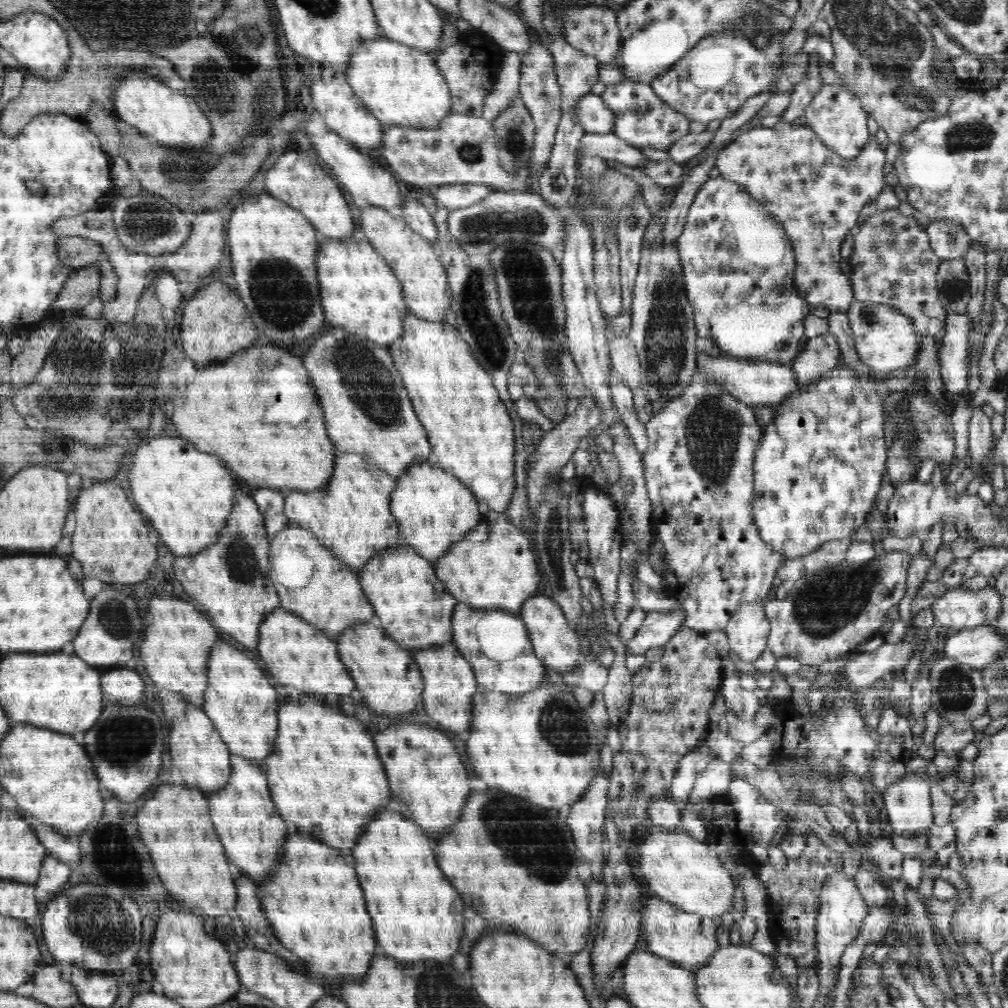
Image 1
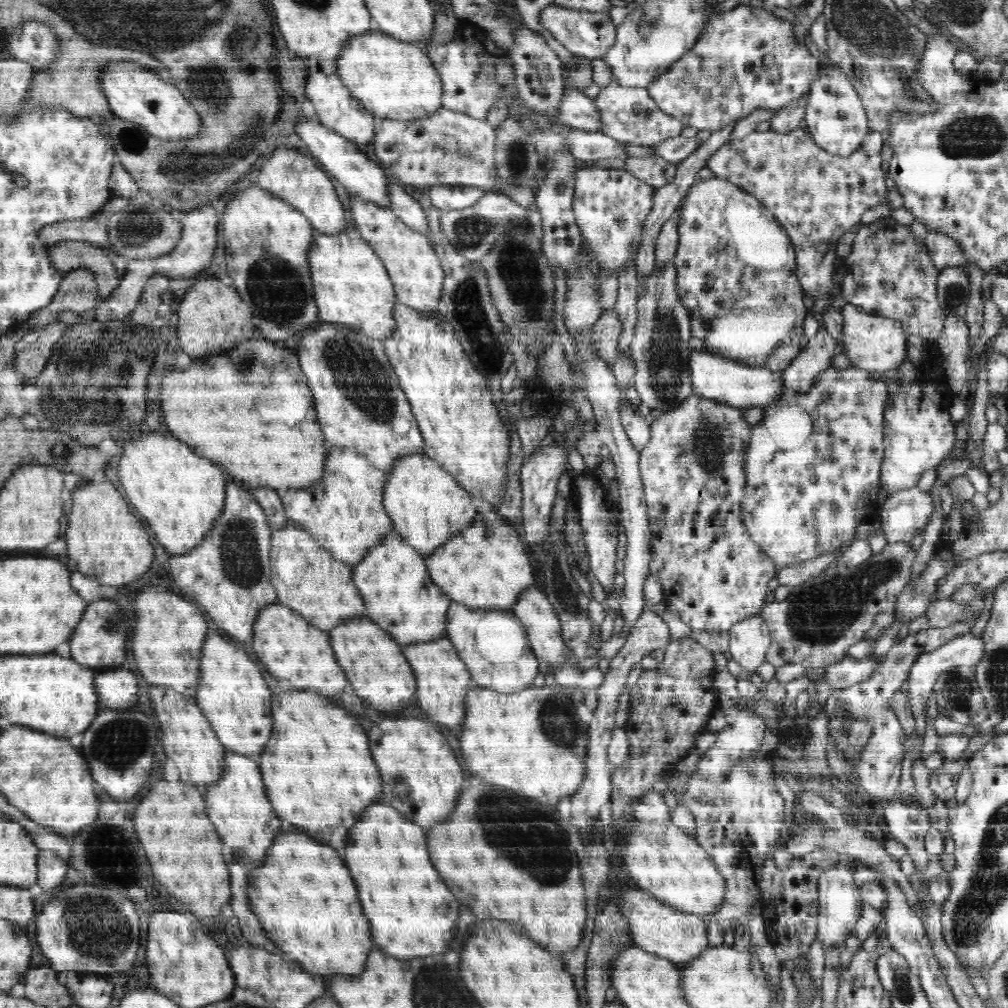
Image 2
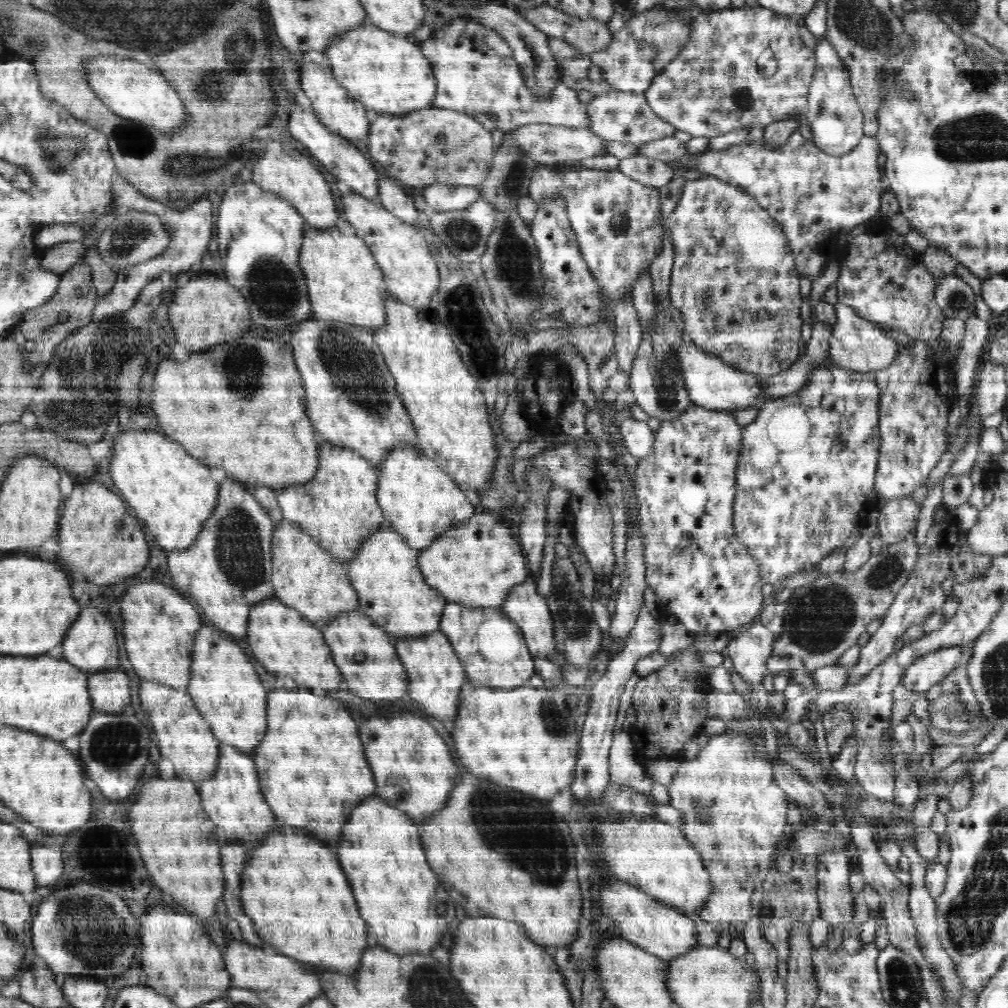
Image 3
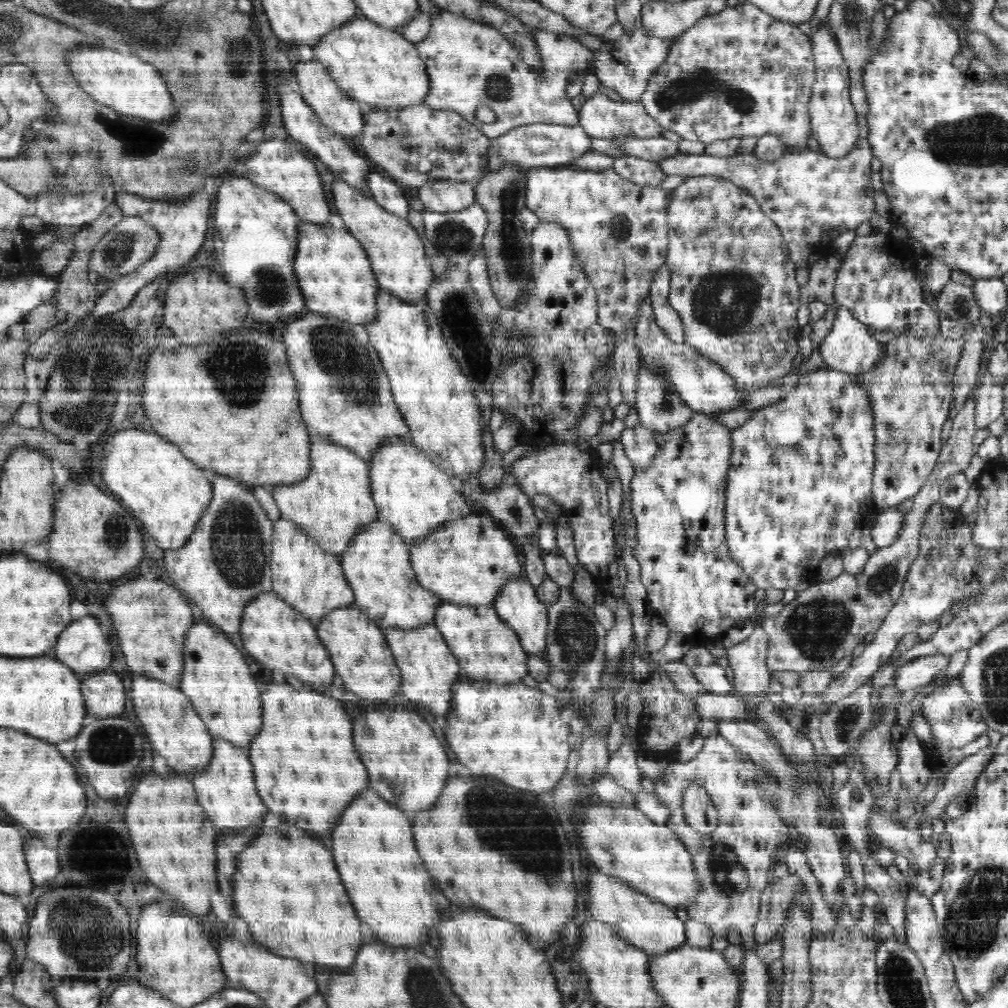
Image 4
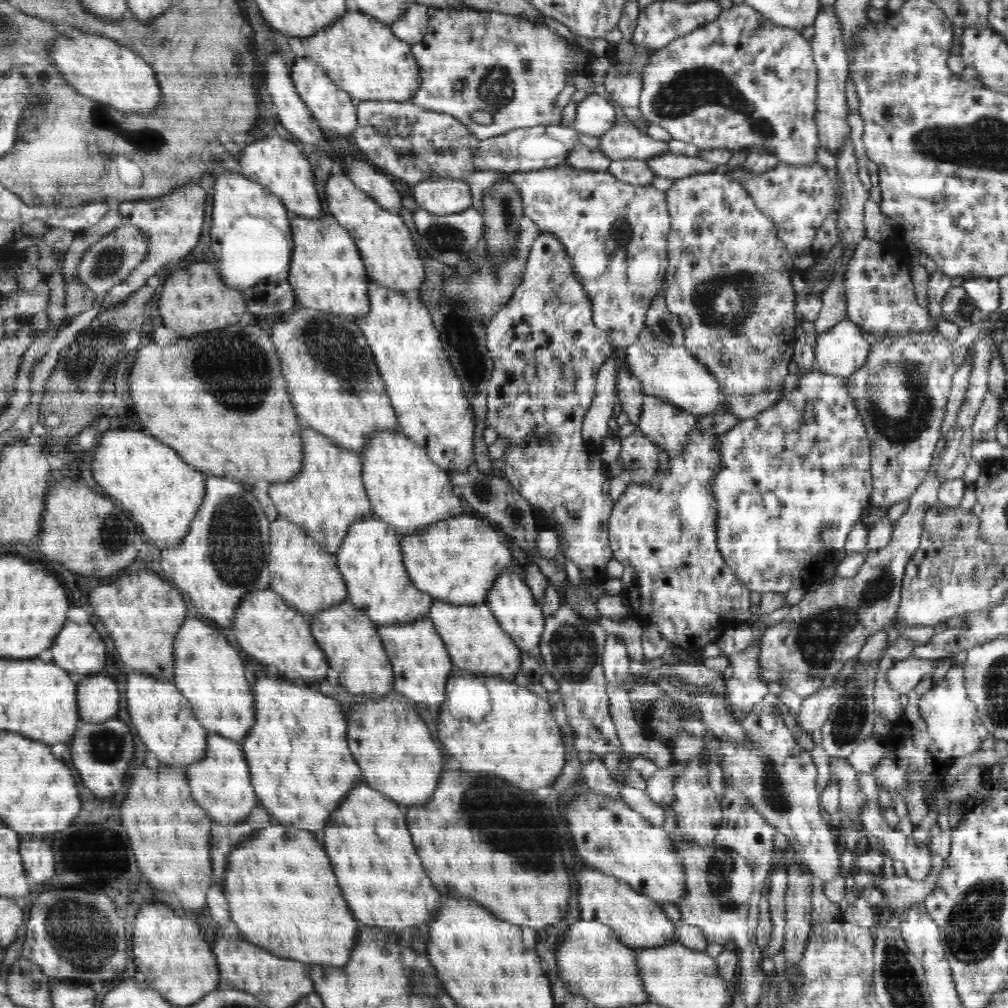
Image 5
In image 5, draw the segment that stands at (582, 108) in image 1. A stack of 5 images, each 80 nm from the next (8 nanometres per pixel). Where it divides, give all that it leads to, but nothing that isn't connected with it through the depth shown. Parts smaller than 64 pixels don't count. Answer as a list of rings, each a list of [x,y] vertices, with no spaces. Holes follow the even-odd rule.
[[[427,7],[427,13],[429,18],[428,30],[426,31],[425,37],[421,40],[419,47],[414,46],[412,48],[414,58],[420,63],[421,88],[416,92],[416,96],[410,102],[426,110],[451,114],[456,117],[456,120],[460,120],[464,126],[467,126],[469,133],[477,136],[480,141],[497,137],[510,132],[510,130],[522,127],[558,125],[562,121],[565,109],[559,110],[559,108],[555,108],[554,99],[564,90],[564,86],[568,83],[568,78],[572,74],[572,70],[578,66],[579,50],[573,46],[573,43],[570,43],[570,41],[557,33],[552,32],[545,25],[536,23],[536,21],[530,21],[496,11],[476,11],[475,9],[458,9],[458,7]]]

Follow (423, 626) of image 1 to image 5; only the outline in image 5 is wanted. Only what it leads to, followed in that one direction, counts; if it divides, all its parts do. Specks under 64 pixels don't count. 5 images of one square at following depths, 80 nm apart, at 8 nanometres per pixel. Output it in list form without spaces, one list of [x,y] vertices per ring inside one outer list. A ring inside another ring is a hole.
[[[366,517],[350,526],[348,536],[337,550],[337,567],[345,579],[348,601],[359,607],[376,625],[412,624],[428,616],[433,595],[418,590],[406,570],[401,536],[391,524],[378,517]]]

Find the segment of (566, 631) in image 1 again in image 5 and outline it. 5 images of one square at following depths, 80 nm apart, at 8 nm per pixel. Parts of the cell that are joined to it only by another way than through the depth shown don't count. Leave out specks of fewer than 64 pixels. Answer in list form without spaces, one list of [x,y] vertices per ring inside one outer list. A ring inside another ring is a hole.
[[[512,569],[500,574],[484,604],[493,610],[498,622],[501,623],[502,630],[510,635],[518,648],[530,654],[538,648],[545,627],[545,618],[542,615],[542,608],[538,605],[537,599],[534,598],[533,591],[522,579],[522,576],[518,576]]]

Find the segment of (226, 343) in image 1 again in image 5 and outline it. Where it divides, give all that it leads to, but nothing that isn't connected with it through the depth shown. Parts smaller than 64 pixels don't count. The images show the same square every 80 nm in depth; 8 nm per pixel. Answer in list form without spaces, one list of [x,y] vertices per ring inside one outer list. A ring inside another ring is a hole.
[[[190,264],[178,272],[167,272],[172,276],[162,286],[158,310],[160,310],[160,323],[166,328],[171,328],[180,338],[198,338],[202,334],[208,334],[208,330],[214,328],[226,328],[236,326],[242,320],[242,314],[246,312],[244,298],[238,290],[228,288],[220,276],[216,274],[216,268],[210,264]]]

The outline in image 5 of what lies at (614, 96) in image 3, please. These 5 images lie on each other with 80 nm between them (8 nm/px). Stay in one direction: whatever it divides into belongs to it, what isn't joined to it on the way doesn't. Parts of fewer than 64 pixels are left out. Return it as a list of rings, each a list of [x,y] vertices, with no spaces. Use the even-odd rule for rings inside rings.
[[[590,93],[573,107],[573,125],[582,134],[599,137],[616,122],[617,106],[597,93]]]

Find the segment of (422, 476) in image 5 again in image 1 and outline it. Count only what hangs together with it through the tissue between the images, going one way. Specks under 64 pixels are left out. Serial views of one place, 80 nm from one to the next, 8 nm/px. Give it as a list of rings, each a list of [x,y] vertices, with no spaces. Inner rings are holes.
[[[418,462],[406,474],[397,478],[397,488],[390,500],[393,517],[397,519],[402,544],[414,549],[420,556],[434,564],[444,557],[446,552],[458,542],[462,542],[469,533],[477,528],[482,514],[478,511],[478,500],[465,483],[460,482],[450,471],[430,462]]]

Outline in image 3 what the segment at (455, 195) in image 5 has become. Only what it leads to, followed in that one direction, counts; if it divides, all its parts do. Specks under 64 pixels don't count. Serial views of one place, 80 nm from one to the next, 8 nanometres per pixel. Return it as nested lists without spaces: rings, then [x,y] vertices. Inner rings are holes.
[[[445,184],[428,185],[423,195],[430,212],[462,210],[481,198],[478,187]]]

